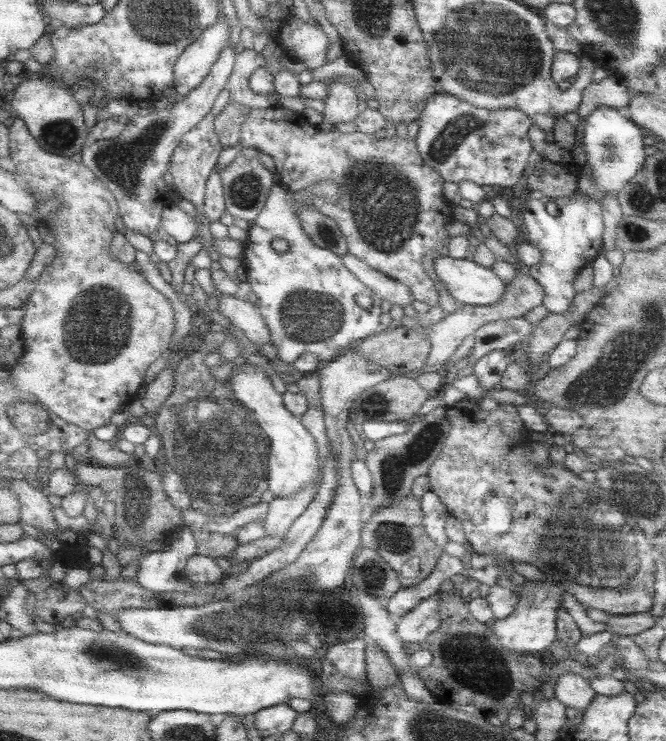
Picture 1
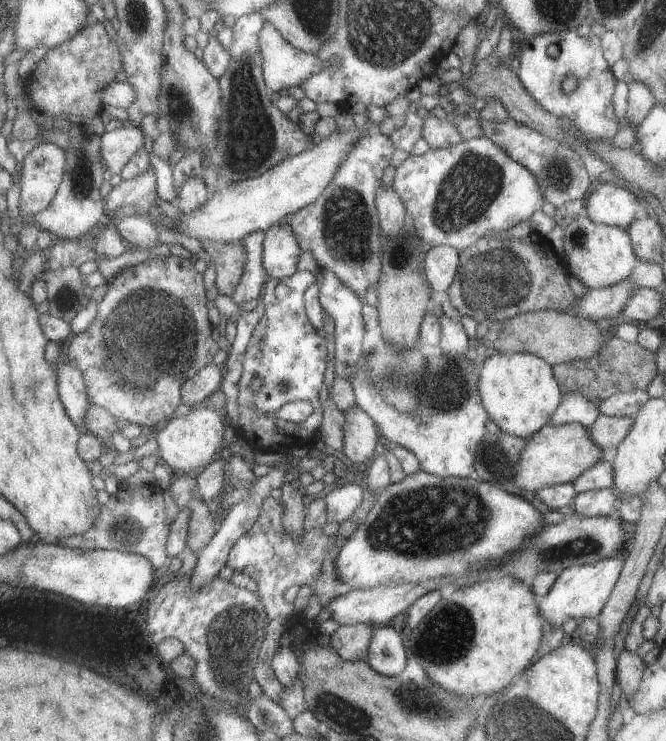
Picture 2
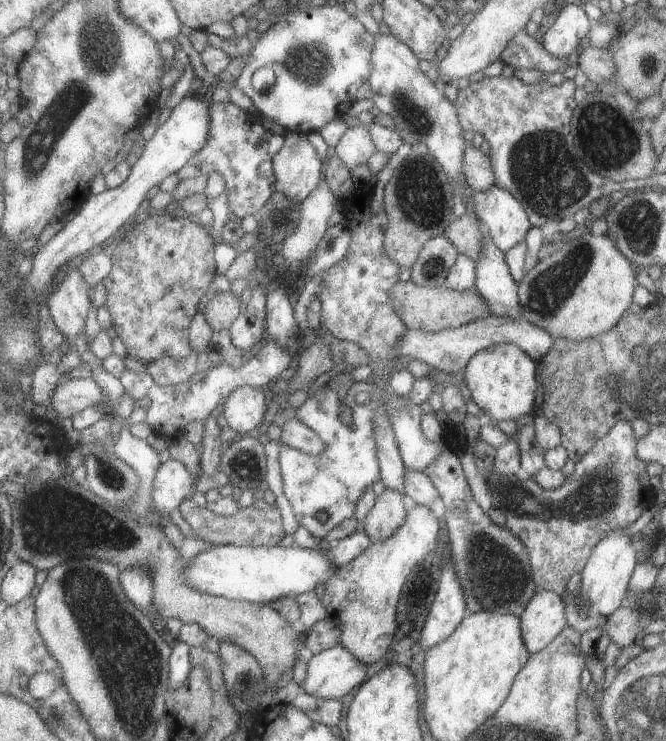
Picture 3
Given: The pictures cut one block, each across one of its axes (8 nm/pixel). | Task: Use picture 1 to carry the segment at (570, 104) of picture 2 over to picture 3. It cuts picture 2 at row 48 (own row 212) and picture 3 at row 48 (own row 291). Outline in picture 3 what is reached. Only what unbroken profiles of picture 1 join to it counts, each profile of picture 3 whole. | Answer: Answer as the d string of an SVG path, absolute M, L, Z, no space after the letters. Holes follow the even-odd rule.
M565 2L557 10L555 22L543 36L537 36L537 40L549 56L567 58L575 50L575 46L585 38L585 34L589 34L591 28L593 22L579 10L579 6L573 2Z

